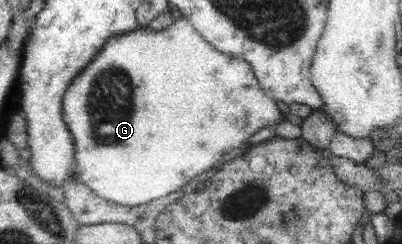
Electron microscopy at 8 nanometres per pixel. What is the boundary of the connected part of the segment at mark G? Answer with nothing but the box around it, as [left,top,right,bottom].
[61,16,283,207]

